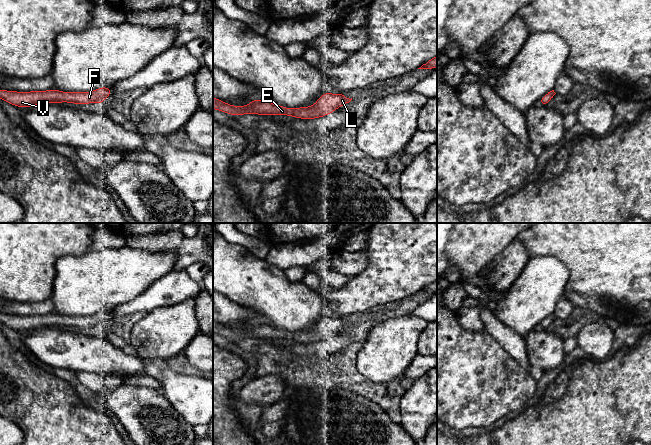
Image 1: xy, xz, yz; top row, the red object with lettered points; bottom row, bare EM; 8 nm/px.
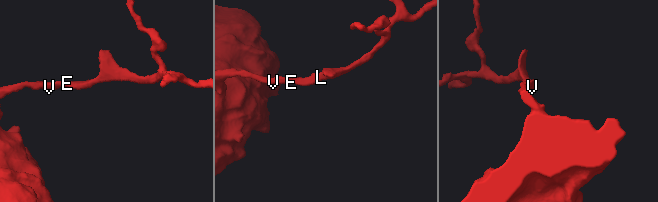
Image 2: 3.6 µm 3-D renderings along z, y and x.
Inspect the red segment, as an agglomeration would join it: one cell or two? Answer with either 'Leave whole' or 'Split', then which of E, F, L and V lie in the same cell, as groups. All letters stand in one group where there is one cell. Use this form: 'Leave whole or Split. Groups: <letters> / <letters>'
Leave whole. Groups: E F L V

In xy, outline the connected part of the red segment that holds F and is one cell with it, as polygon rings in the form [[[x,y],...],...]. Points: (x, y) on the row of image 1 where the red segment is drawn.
[[[101,87],[91,92],[62,92],[56,89],[46,91],[17,92],[0,90],[0,99],[20,108],[43,103],[103,103],[112,93],[109,87]]]

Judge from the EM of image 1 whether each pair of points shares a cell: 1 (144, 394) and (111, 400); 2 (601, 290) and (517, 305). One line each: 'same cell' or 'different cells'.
1: same cell
2: different cells

